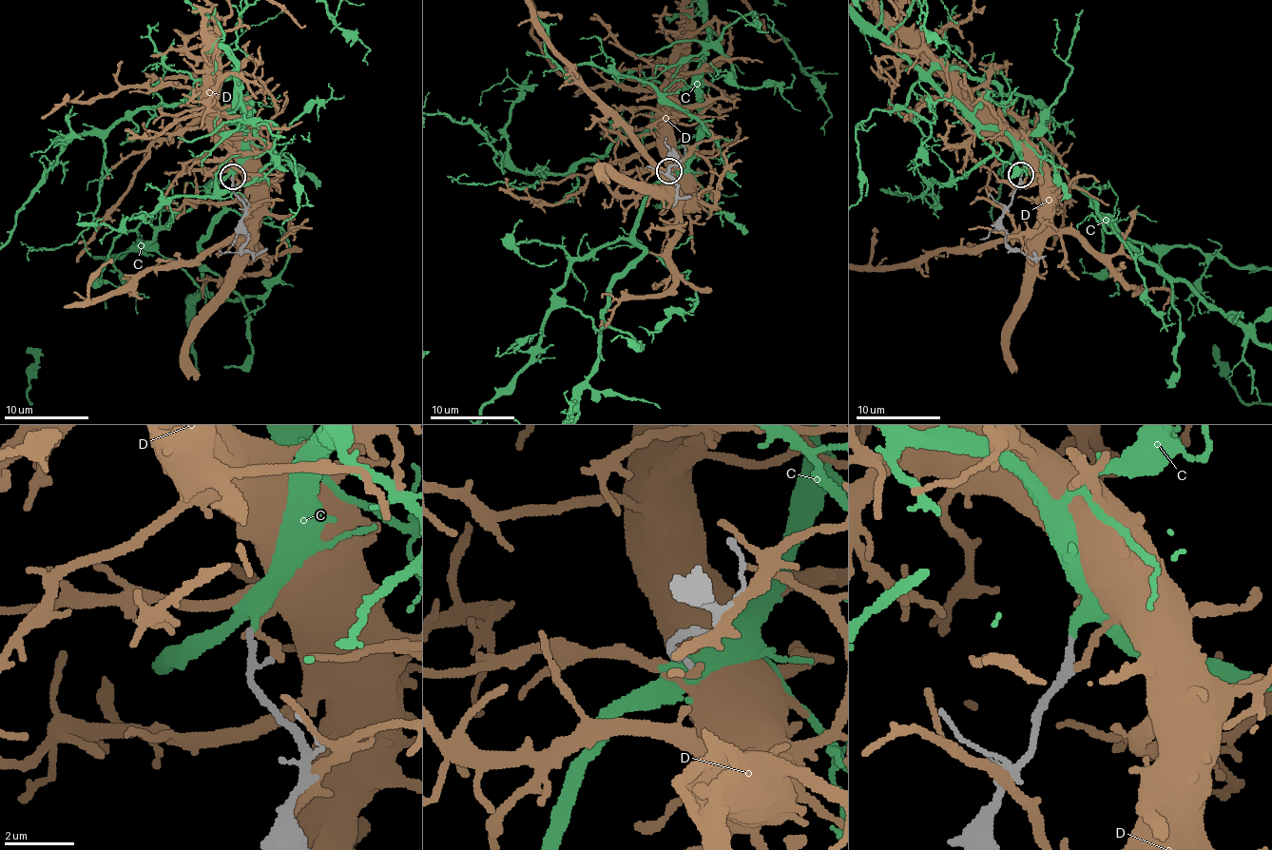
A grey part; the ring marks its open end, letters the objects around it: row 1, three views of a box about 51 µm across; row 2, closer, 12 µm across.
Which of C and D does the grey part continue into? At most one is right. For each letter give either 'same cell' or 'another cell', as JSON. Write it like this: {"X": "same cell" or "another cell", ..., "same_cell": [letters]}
{"C": "same cell", "D": "another cell", "same_cell": ["C"]}

